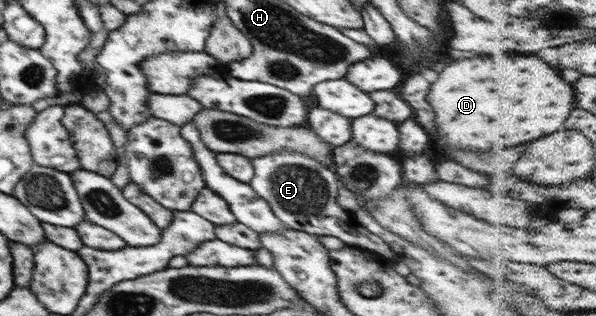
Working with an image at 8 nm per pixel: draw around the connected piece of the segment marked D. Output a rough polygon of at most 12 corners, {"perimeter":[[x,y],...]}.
{"perimeter":[[455,60],[429,90],[449,146],[511,148],[579,106],[557,66]]}

